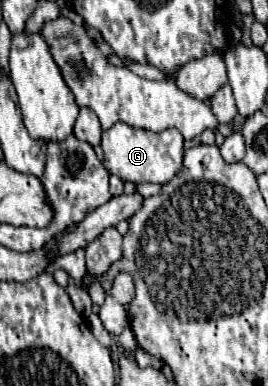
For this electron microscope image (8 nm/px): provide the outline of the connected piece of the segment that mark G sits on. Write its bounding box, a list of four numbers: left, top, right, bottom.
[102,123,184,183]

